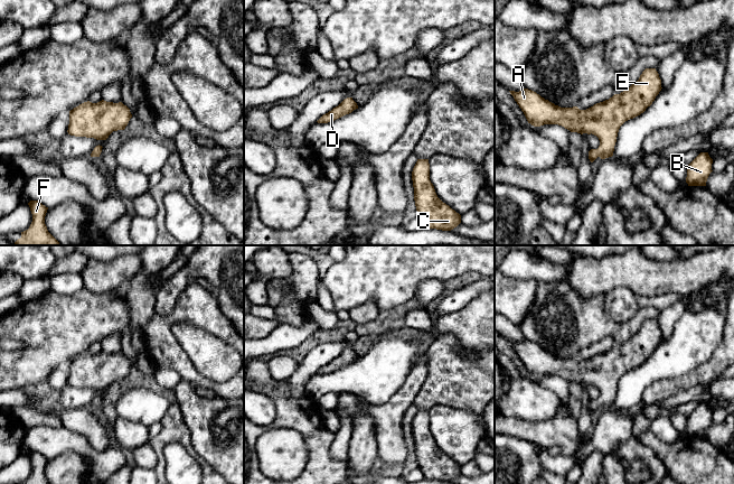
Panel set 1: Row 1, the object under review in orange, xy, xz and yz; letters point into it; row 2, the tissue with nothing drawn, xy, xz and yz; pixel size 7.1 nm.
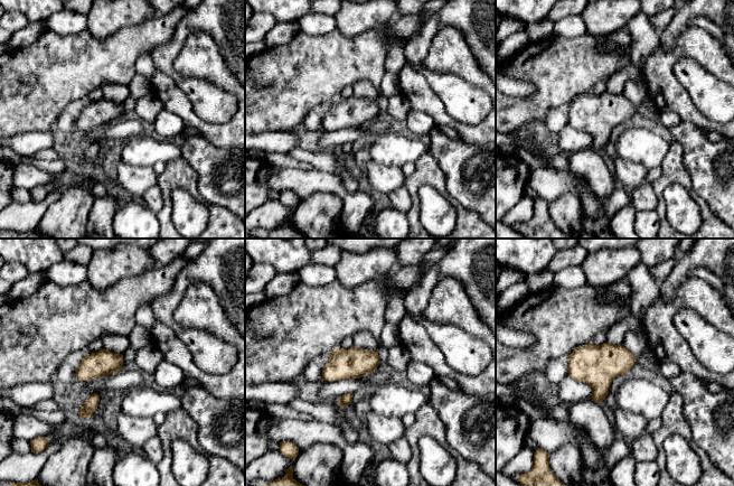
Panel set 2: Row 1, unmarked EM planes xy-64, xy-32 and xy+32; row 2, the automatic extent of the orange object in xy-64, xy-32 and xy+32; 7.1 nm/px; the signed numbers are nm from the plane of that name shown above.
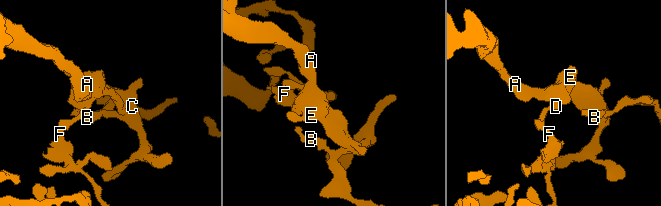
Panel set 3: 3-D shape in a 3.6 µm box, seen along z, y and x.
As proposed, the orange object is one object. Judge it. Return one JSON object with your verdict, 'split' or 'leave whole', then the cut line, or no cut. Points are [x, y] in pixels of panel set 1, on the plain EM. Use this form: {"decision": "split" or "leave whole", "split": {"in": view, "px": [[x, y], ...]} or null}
{"decision": "leave whole", "split": null}

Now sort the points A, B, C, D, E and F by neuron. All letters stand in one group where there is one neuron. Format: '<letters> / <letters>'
A B C D E F

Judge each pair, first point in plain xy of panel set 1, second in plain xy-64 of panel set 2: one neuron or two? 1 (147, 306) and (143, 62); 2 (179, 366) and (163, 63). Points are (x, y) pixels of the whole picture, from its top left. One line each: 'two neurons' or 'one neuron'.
1: one neuron
2: two neurons

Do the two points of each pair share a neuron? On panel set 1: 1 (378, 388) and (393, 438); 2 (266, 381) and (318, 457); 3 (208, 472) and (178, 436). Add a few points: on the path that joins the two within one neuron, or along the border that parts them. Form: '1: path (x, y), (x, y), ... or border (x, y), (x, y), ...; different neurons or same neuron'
1: border (402, 385), (385, 402), (370, 406); different neurons
2: path (283, 400), (318, 438); same neuron
3: path (203, 463), (187, 445); same neuron

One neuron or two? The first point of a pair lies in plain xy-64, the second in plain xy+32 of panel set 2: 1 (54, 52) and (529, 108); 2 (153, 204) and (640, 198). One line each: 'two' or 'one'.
1: one
2: one

